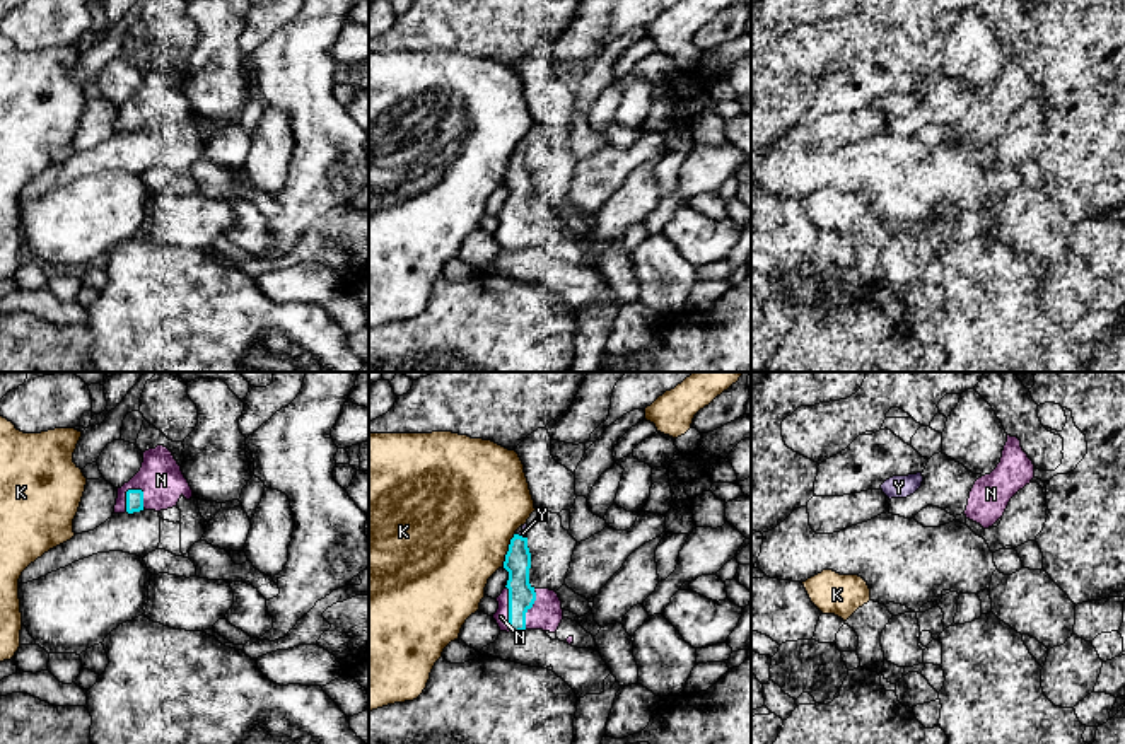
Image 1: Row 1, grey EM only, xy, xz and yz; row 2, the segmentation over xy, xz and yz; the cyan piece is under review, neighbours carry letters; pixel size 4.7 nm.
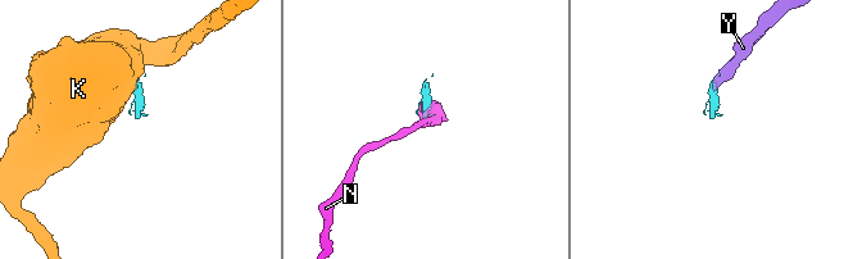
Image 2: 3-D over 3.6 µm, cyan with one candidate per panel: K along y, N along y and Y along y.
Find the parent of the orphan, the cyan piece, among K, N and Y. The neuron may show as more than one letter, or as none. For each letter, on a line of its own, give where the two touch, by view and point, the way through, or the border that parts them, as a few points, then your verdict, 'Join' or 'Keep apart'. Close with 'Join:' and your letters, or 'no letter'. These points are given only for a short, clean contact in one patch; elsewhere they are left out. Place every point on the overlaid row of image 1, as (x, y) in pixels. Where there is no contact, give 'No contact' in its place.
K: Touches cyan at xz (509, 550). Boundary: xz (514, 533), (502, 565). Keep apart
N: Touches cyan at xy (127, 495). Join
Y: Touches cyan at xz (521, 536). Join
Join: N, Y

